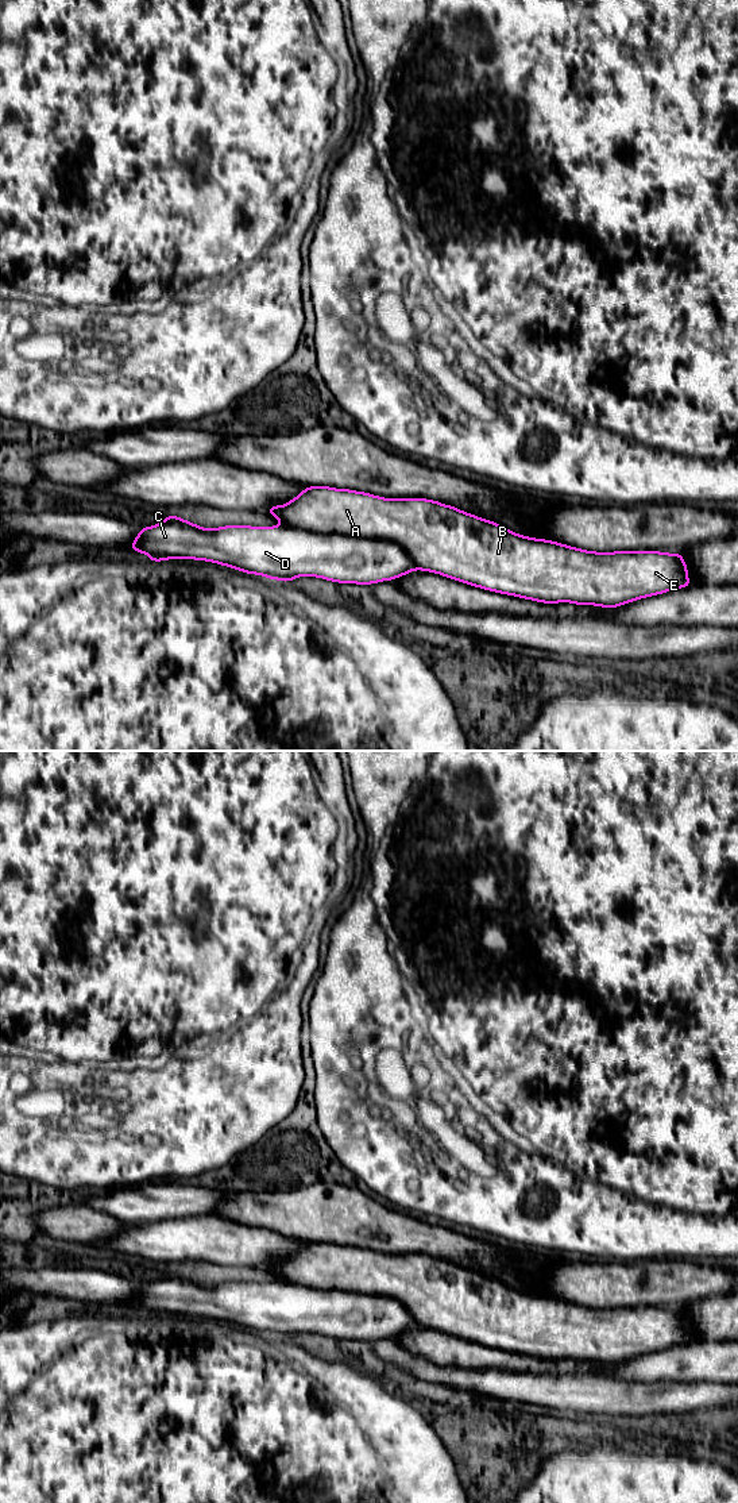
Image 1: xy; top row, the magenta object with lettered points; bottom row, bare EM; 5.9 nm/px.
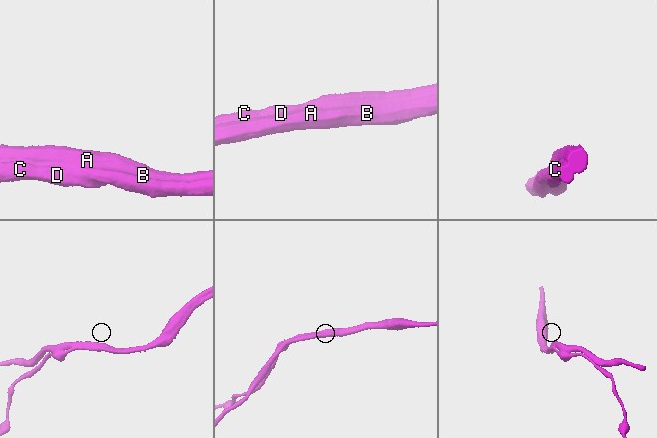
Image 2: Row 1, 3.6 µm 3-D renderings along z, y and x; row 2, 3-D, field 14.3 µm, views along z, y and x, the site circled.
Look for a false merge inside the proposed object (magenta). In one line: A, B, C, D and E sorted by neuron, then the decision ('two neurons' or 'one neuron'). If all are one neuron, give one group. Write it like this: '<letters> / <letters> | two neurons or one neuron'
A B E / C D | two neurons

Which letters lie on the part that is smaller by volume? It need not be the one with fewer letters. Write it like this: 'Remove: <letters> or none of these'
Remove: C, D

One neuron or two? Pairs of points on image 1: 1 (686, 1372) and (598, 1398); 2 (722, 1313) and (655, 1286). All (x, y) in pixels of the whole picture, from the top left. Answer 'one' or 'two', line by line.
1: two
2: two

